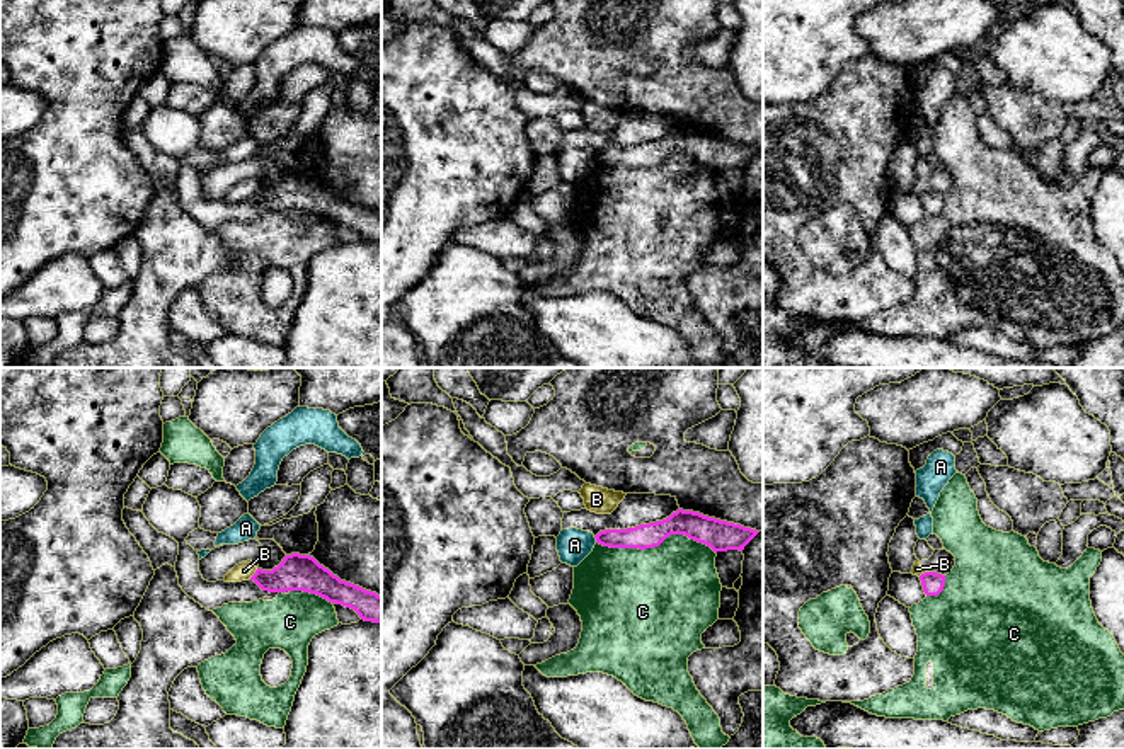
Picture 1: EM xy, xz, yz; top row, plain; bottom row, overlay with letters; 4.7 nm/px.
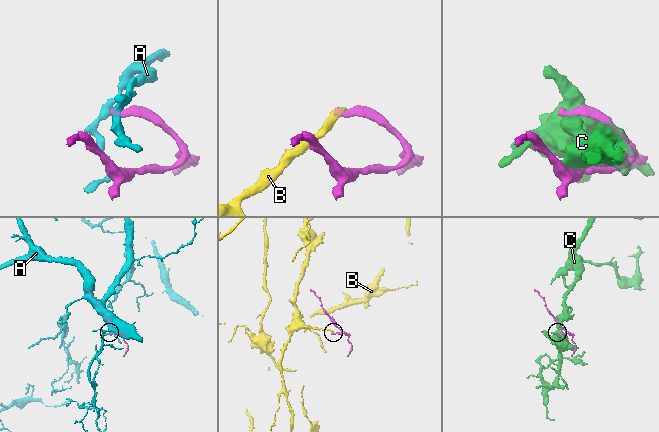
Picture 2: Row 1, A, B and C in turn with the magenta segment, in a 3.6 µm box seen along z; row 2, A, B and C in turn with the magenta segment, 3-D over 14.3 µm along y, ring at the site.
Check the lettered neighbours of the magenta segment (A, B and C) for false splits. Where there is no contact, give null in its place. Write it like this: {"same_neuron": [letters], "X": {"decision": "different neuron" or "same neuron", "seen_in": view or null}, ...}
{"same_neuron": [], "A": {"decision": "different neuron", "seen_in": "xz"}, "B": {"decision": "different neuron", "seen_in": "xy"}, "C": {"decision": "different neuron", "seen_in": "xz"}}

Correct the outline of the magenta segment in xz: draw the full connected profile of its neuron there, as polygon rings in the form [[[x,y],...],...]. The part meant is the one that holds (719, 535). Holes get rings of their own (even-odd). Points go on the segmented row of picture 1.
[[[678,509],[669,517],[627,529],[605,529],[594,538],[610,548],[654,548],[671,535],[685,535],[690,540],[710,546],[715,553],[727,550],[743,552],[760,531],[741,524],[720,521],[693,511]]]

